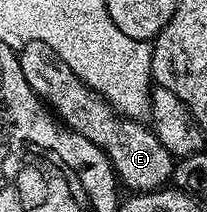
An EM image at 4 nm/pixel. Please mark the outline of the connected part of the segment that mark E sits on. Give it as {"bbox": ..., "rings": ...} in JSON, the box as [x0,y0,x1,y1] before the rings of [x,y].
{"bbox":[19,42,174,192],"rings":[[[27,42],[20,47],[19,57],[23,76],[27,76],[27,84],[31,84],[31,88],[41,97],[41,101],[61,119],[64,126],[79,132],[79,136],[91,140],[91,144],[98,146],[109,157],[118,183],[124,189],[126,186],[129,192],[160,190],[172,179],[174,156],[171,152],[167,152],[167,148],[163,148],[163,144],[159,144],[159,140],[153,135],[152,129],[144,121],[136,118],[122,118],[109,105],[106,98],[100,98],[92,88],[83,84],[83,80],[79,80],[79,76],[75,76],[75,72],[71,72],[71,68],[67,68],[67,64],[63,64],[63,60],[57,55],[55,48],[51,48],[45,42]]]}

